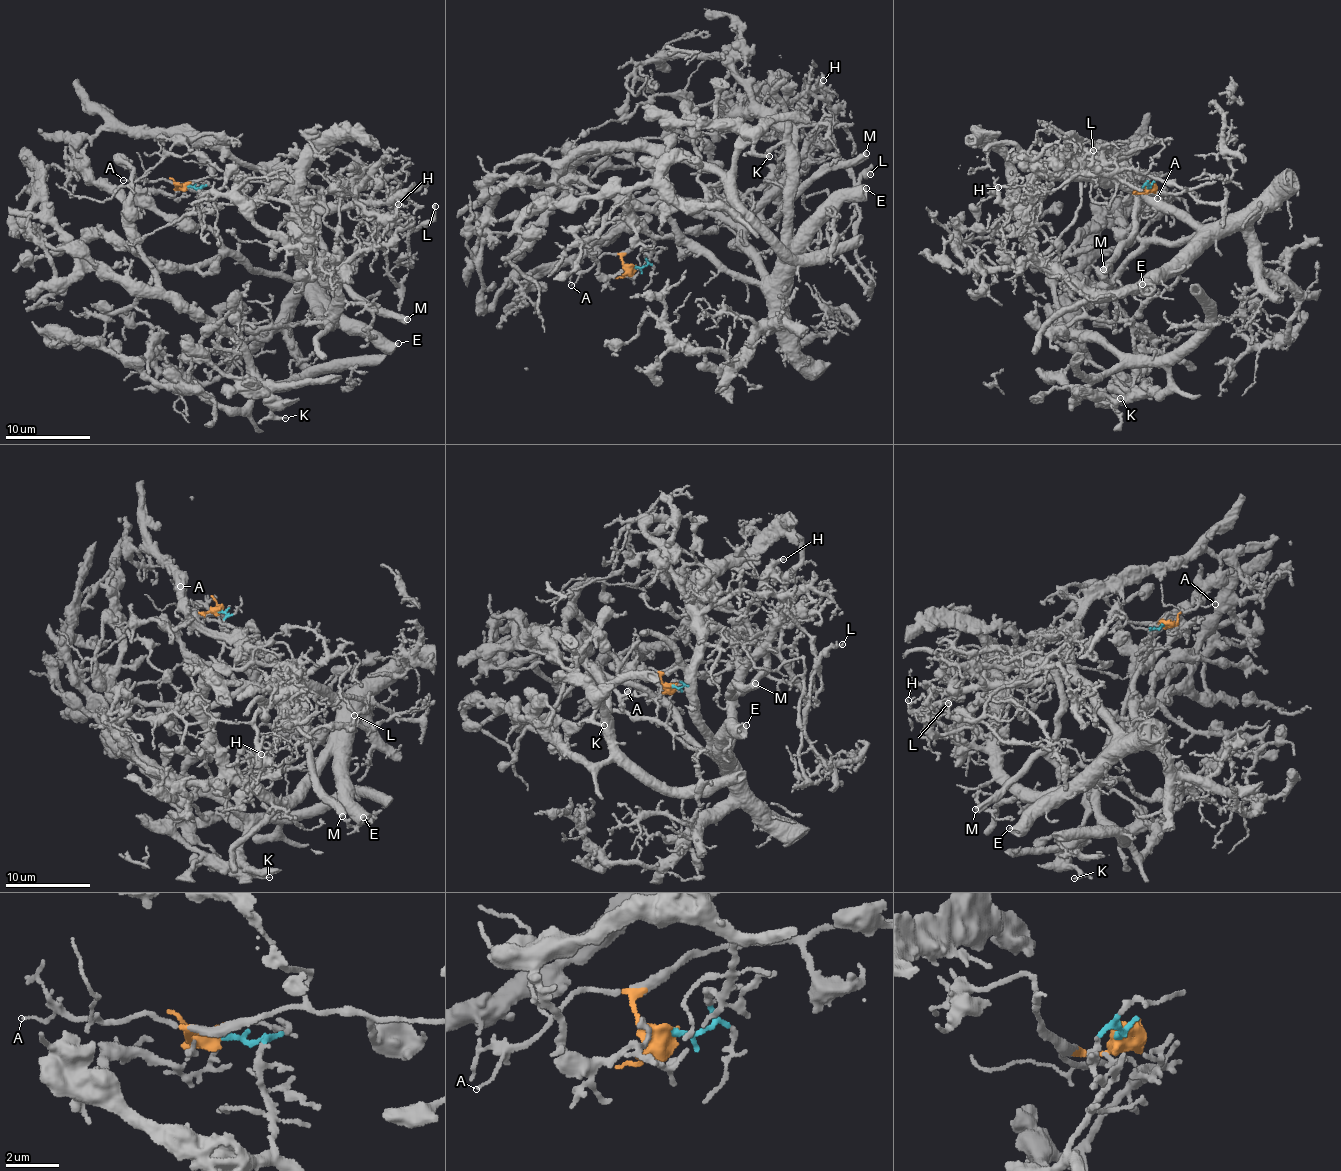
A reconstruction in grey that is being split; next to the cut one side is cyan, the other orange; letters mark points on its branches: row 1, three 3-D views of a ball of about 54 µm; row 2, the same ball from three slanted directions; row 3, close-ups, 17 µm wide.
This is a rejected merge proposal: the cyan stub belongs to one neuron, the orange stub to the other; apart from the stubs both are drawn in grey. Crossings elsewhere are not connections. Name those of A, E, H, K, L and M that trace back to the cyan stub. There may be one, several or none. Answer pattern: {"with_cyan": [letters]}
{"with_cyan": ["E", "K", "L"]}

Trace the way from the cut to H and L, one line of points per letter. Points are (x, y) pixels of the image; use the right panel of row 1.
H: (1148, 187), (1138, 193), (1121, 179), (1120, 160), (1130, 157), (1068, 157), (1011, 201), (997, 187)
L: (1148, 187), (1137, 234), (1171, 242), (1202, 230), (1087, 176), (1068, 174), (1032, 192), (1099, 174), (1092, 150)

